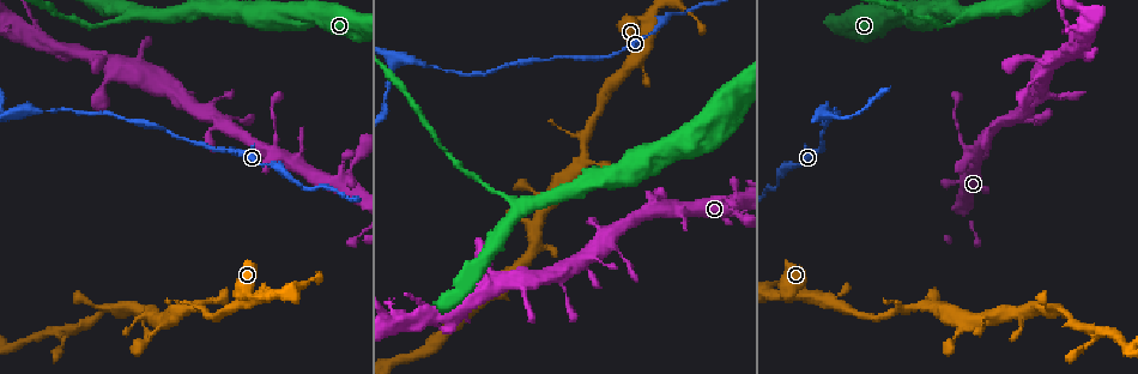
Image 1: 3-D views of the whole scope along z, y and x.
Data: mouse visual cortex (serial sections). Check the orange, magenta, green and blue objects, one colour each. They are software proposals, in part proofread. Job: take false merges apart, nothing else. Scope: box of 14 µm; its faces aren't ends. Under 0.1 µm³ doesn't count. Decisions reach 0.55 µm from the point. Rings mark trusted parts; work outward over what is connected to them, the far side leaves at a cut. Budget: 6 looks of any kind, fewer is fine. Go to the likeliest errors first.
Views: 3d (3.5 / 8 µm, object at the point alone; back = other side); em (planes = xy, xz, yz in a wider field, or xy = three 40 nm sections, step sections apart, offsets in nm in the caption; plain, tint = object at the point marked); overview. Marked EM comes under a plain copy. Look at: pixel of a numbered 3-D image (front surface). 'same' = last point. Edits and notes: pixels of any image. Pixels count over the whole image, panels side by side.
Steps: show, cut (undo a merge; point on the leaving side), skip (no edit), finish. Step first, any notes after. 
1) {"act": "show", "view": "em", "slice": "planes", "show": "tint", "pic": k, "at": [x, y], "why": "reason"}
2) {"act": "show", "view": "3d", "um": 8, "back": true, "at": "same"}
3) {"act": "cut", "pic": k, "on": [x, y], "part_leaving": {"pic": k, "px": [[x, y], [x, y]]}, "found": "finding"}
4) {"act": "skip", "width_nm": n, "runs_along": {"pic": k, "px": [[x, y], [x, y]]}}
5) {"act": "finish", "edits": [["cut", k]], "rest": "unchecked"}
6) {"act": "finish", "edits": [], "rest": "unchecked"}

{"act": "show", "view": "3d", "um": 8, "back": true, "pic": 1, "at": [14, 117], "why": "three-way junction"}

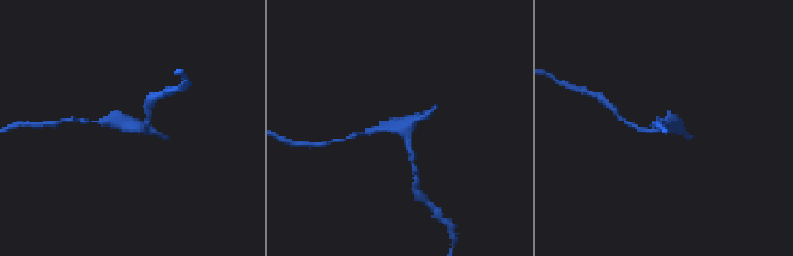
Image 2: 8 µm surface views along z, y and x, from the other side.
{"act": "show", "view": "3d", "um": 3.5, "pic": 2, "at": [401, 129]}

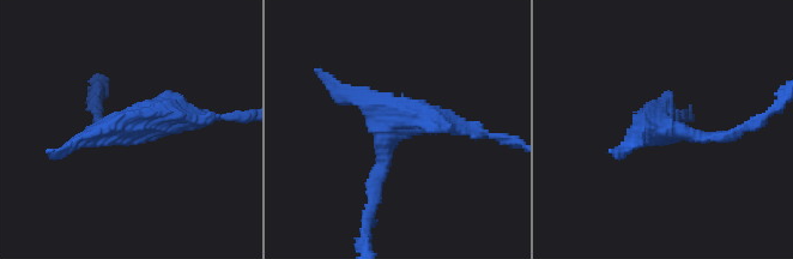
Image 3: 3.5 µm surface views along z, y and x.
{"act": "show", "view": "em", "slice": "xy", "step": 2, "show": "tint", "pic": 3, "at": [124, 130], "arms": 3, "arm_widths_nm": [200, 200, 300], "why": "now the EM"}

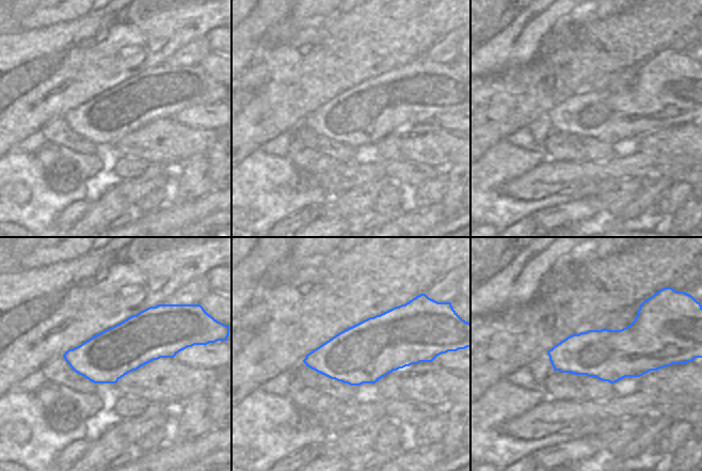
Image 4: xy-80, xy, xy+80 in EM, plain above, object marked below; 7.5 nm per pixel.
{"act": "skip", "runs_along": {"pic": 3, "px": [[464, 128], [397, 119], [375, 196]]}, "found": "all the same cell"}

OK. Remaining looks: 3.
{"act": "show", "view": "3d", "um": 3.5, "pic": 1, "at": [1071, 39], "why": "sudden change in width"}

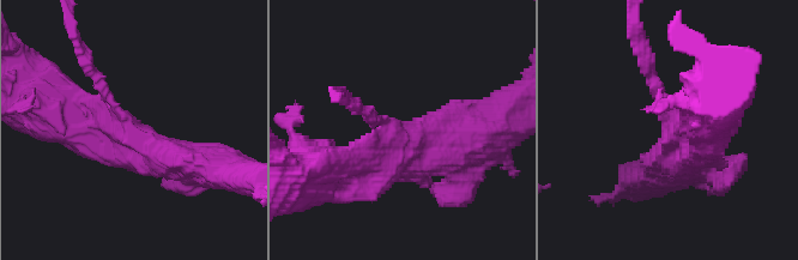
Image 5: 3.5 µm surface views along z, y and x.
{"act": "show", "view": "em", "slice": "planes", "show": "tint", "pic": 5, "at": [122, 129], "arms": 3, "arm_widths_nm": [150, 500, 600]}

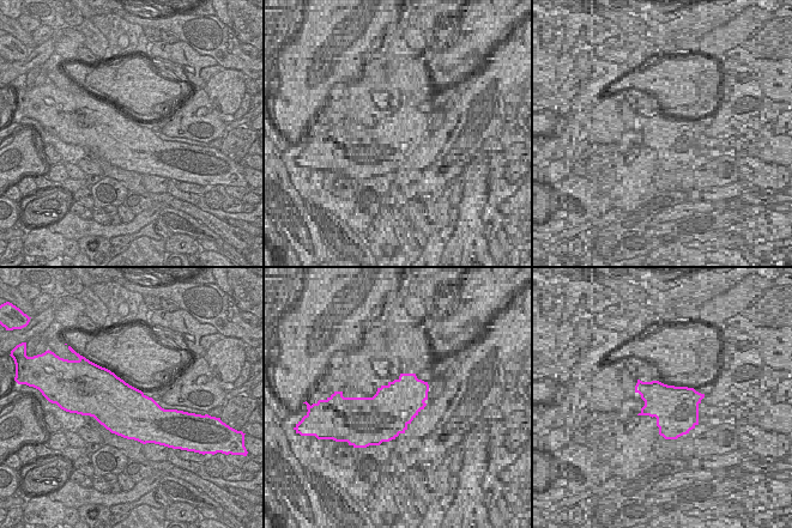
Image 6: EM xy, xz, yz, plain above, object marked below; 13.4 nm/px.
{"act": "show", "view": "em", "slice": "xy", "step": 3, "show": "tint", "at": "same", "why": "cut it another way"}

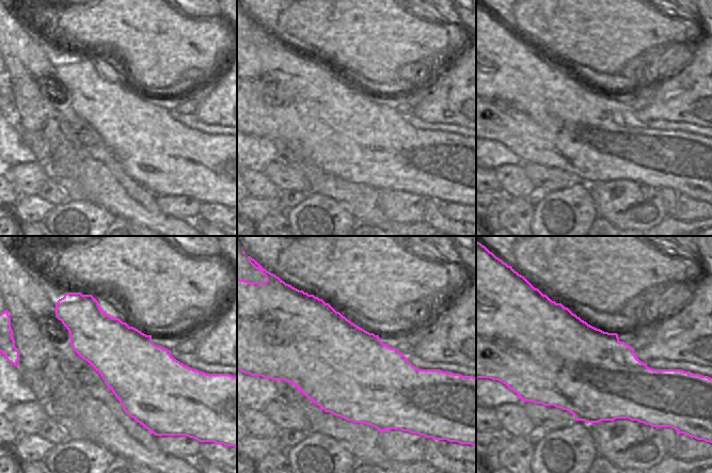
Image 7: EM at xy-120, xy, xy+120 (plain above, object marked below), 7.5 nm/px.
{"act": "skip", "runs_along": {"pic": 5, "px": [[183, 161], [139, 150], [91, 70]]}, "found": "continuous, no second cell"}

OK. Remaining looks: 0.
{"act": "finish", "edits": [], "rest": "unchecked"}

